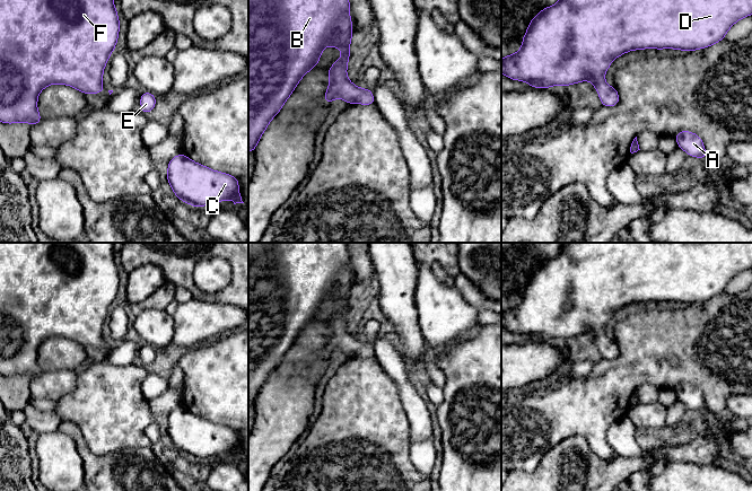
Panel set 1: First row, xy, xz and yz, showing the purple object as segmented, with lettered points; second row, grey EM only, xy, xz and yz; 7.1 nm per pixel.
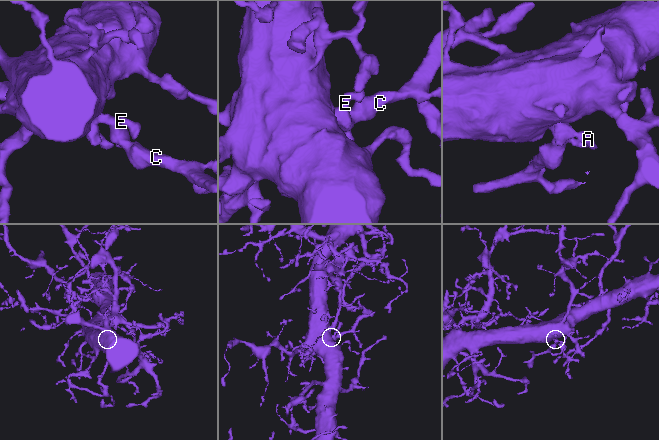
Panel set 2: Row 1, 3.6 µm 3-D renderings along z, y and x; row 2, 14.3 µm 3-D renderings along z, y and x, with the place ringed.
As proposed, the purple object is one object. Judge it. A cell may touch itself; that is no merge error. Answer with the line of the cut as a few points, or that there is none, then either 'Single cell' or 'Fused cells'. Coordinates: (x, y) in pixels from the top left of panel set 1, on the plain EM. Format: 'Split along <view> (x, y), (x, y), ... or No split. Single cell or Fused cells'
No split. Single cell

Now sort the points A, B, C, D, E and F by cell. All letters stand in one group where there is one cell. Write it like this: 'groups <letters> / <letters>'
groups A B C D E F

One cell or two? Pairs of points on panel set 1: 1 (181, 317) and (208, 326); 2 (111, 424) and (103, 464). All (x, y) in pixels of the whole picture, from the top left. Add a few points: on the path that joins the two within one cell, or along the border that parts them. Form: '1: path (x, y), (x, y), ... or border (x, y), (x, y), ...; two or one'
1: path (188, 317), (195, 322), (201, 322); one
2: border (85, 438), (96, 455), (131, 448); two

